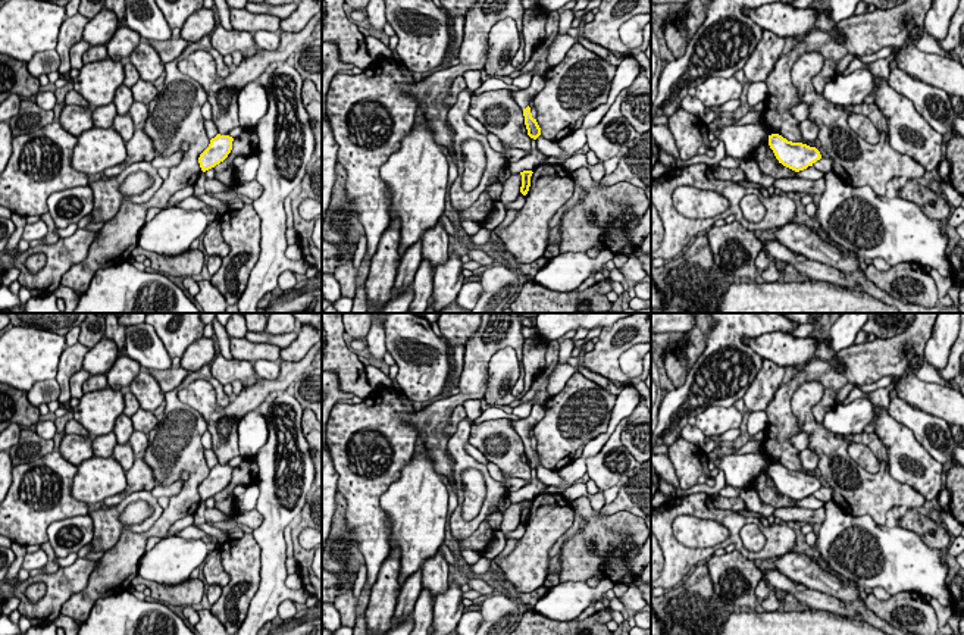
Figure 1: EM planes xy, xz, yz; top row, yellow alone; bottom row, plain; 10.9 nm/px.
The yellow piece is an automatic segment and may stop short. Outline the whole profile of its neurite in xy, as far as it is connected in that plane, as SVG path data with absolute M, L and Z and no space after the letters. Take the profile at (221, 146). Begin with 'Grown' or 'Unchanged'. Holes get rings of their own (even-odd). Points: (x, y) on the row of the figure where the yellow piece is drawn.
Unchanged. M217 134L210 140L209 147L200 154L198 163L203 172L223 162L232 150L234 138Z

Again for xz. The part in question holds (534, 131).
Grown. M533 75L530 85L528 88L511 91L513 100L523 110L528 135L533 140L536 140L541 135L541 128L539 128L536 119L532 118L529 101L533 100L535 96L544 87L545 87L545 76L544 75Z

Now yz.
Unchanged. M779 134L769 135L769 146L779 163L795 172L804 171L821 159L821 154L816 147L788 141Z

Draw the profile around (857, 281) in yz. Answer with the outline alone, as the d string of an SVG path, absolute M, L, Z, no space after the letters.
M860 268L857 270L848 272L846 276L848 285L844 288L854 293L871 295L873 298L882 301L886 306L893 306L899 313L961 313L958 307L954 306L942 307L940 304L936 304L932 309L926 309L920 304L910 304L893 300L885 291L877 288L871 281L868 281L866 276L866 270L861 270Z

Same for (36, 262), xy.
M37 253L26 259L25 266L31 273L37 273L38 270L44 268L46 262L47 262L47 254Z

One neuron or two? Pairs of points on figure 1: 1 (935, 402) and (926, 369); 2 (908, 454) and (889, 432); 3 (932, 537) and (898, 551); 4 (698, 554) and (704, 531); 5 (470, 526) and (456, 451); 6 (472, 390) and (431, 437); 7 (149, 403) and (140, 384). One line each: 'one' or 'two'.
1: two
2: one
3: two
4: two
5: one
6: one
7: one

